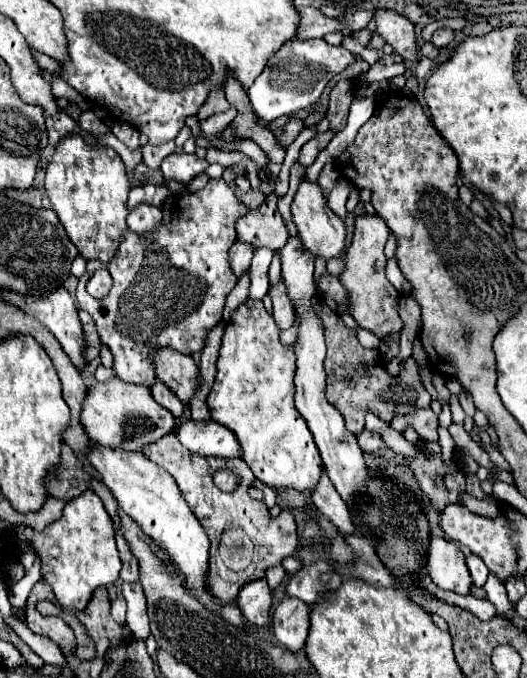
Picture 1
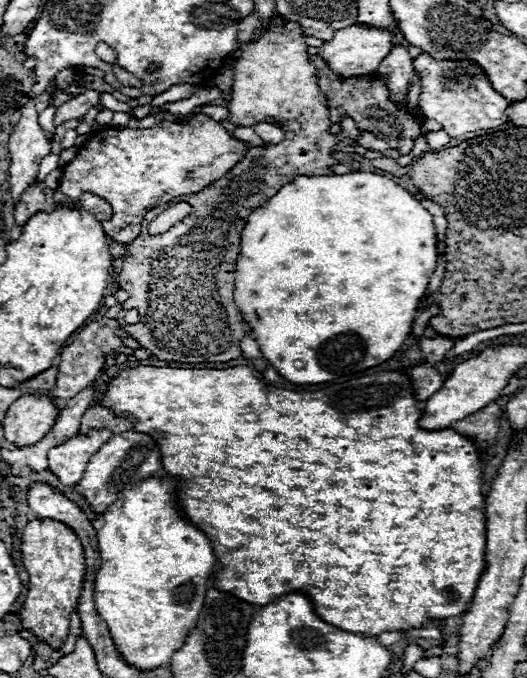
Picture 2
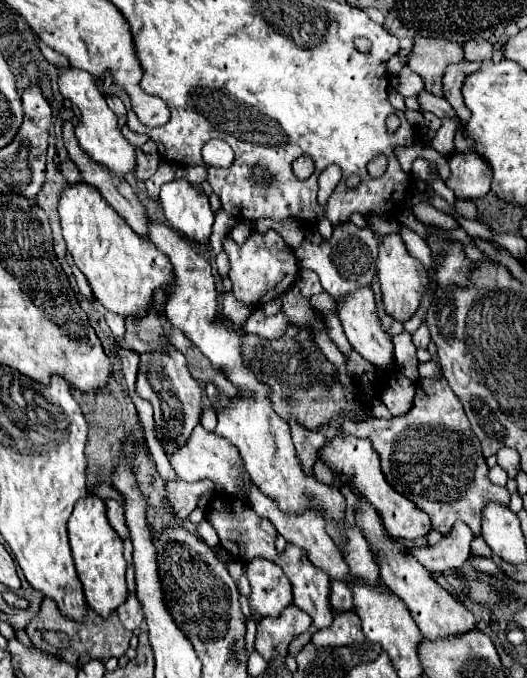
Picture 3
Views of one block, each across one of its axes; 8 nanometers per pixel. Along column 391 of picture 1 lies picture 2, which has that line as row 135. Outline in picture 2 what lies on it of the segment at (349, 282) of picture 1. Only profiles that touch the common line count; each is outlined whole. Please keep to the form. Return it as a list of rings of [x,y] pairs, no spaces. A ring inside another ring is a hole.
[[[276,16],[276,20],[278,24],[272,24],[254,44],[242,48],[242,54],[234,64],[234,86],[228,112],[234,126],[266,122],[282,128],[282,142],[250,146],[244,160],[230,168],[224,178],[200,192],[184,194],[152,208],[142,222],[140,236],[126,246],[128,254],[124,256],[118,284],[130,298],[122,304],[122,312],[116,320],[128,336],[158,360],[198,364],[242,358],[242,350],[236,346],[244,336],[250,336],[252,330],[236,310],[232,292],[240,234],[246,226],[246,218],[296,176],[334,174],[332,166],[338,164],[334,156],[338,140],[330,134],[332,122],[328,100],[316,84],[316,68],[306,54],[308,46],[302,42],[304,34],[296,22],[288,22],[280,16]],[[176,202],[188,202],[192,212],[168,232],[150,238],[146,232],[148,224]],[[130,308],[140,312],[142,318],[138,324],[126,324],[124,312]]]

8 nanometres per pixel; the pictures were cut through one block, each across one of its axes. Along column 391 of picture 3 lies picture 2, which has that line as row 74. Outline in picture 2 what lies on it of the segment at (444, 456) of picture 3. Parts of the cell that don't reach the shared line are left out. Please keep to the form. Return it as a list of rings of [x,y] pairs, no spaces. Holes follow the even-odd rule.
[[[420,54],[414,60],[414,70],[418,72],[422,86],[420,94],[422,114],[440,122],[442,130],[448,136],[458,138],[474,130],[488,130],[508,122],[504,110],[508,108],[510,100],[492,90],[480,66],[472,62],[436,62],[428,54]]]

